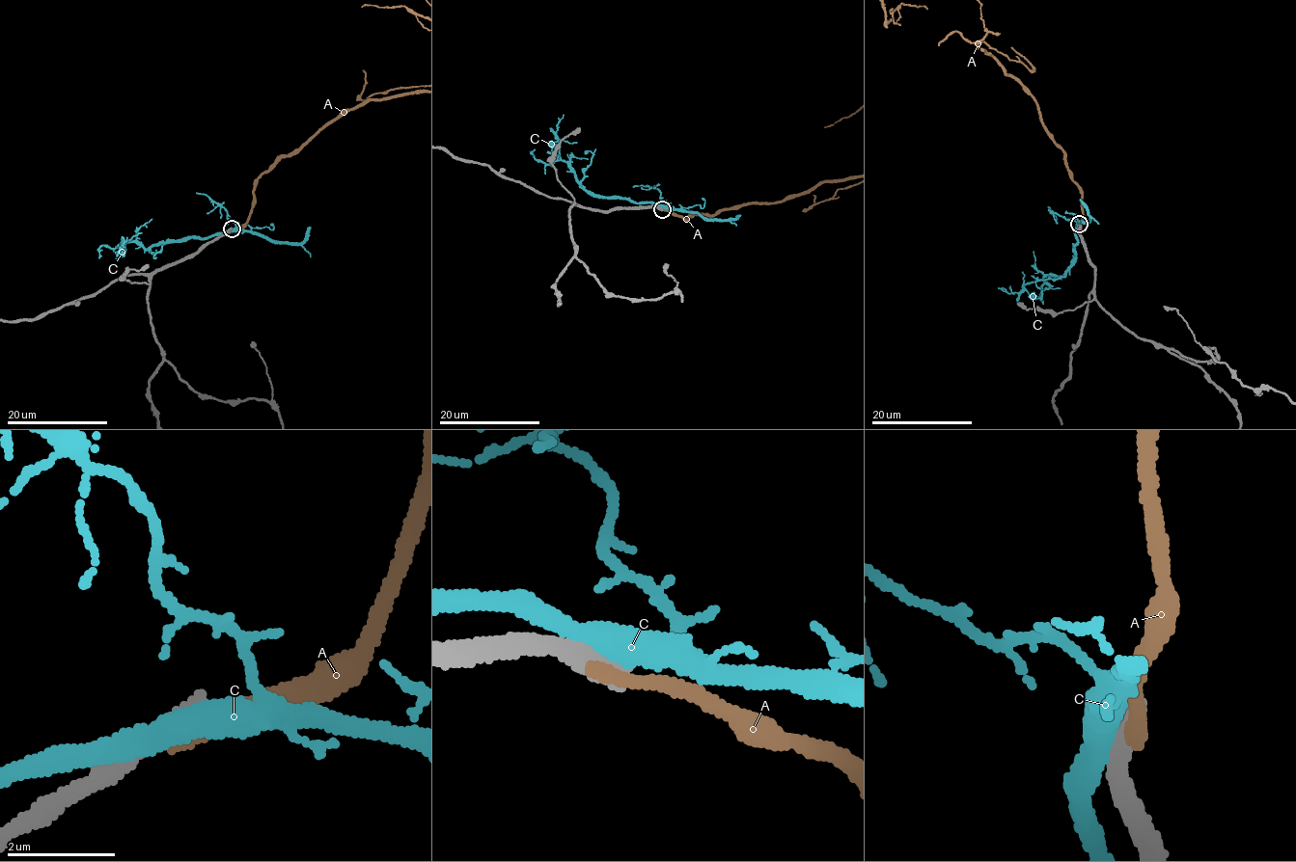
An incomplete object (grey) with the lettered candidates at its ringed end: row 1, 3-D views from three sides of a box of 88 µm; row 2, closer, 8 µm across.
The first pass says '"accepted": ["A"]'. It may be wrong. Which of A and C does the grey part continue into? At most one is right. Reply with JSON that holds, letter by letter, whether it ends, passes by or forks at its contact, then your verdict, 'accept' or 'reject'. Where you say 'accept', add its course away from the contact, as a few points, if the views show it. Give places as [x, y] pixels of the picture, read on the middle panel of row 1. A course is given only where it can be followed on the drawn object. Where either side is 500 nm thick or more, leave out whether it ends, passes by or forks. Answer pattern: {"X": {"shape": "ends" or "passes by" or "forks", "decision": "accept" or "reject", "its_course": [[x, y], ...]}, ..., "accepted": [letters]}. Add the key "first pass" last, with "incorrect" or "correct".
{"A": {"shape": "ends", "decision": "reject"}, "C": {"decision": "reject"}, "accepted": [], "first pass": "incorrect"}

